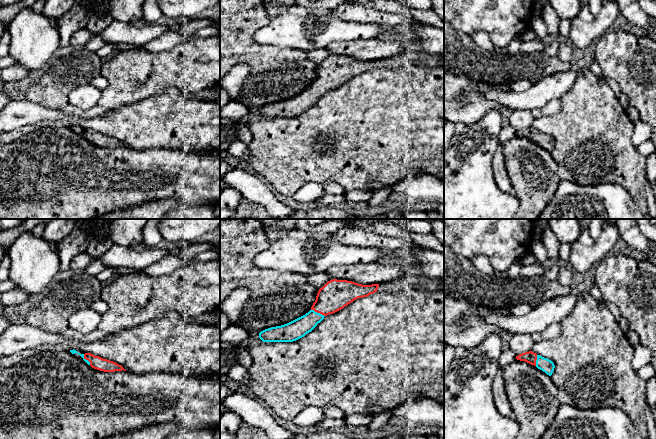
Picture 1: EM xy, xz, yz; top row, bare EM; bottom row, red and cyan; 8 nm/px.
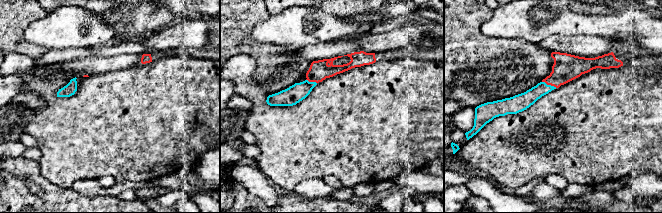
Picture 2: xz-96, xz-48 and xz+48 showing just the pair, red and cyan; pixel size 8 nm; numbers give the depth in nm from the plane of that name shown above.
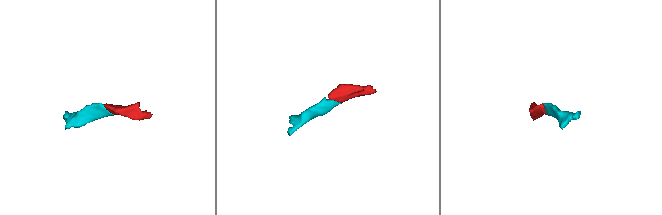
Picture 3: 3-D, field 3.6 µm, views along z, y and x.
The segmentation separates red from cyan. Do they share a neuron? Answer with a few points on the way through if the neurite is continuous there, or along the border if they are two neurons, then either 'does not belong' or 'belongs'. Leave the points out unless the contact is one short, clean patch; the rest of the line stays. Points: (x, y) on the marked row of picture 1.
across xz (336, 294), (318, 312), (308, 322), (298, 328) | belongs

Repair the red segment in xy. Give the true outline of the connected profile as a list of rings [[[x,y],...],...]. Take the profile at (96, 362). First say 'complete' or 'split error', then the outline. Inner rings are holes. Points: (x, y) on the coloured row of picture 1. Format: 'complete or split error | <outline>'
split error | [[[70,350],[70,352],[72,353],[72,354],[75,354],[75,353],[77,353],[77,354],[79,354],[82,358],[83,358],[83,360],[88,364],[88,365],[90,365],[92,368],[94,368],[94,369],[97,369],[97,370],[100,370],[100,371],[104,371],[104,372],[114,372],[114,371],[122,371],[122,370],[124,370],[124,371],[126,371],[121,365],[119,365],[119,364],[117,364],[117,363],[115,363],[115,362],[113,362],[113,361],[110,361],[110,360],[107,360],[107,359],[103,359],[103,358],[101,358],[101,357],[99,357],[99,356],[95,356],[95,355],[93,355],[93,354],[91,354],[91,353],[85,353],[85,354],[80,354],[80,353],[78,353],[76,350]]]

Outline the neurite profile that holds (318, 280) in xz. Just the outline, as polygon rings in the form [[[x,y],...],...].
[[[325,272],[311,274],[307,276],[308,282],[317,288],[322,288],[328,281],[333,280],[333,279],[334,278],[332,278]]]

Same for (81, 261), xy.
[[[82,252],[72,259],[70,268],[73,270],[84,270],[92,260],[93,259],[86,252]]]

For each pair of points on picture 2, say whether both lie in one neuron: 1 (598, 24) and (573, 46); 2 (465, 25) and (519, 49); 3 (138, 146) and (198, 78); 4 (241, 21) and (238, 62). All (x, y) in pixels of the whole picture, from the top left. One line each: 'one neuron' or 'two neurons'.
1: two neurons
2: one neuron
3: one neuron
4: two neurons

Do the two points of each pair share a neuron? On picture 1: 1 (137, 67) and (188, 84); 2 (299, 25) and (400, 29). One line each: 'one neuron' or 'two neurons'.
1: one neuron
2: one neuron

